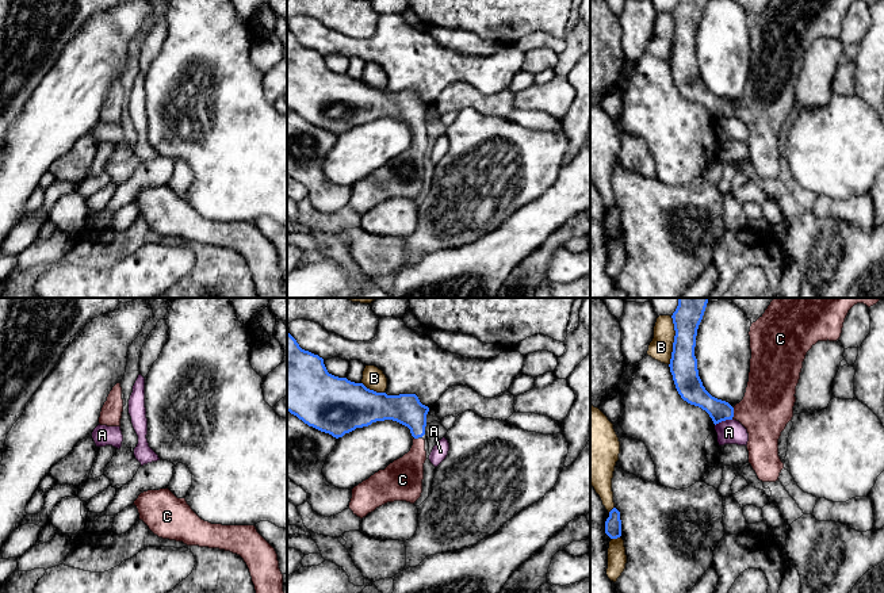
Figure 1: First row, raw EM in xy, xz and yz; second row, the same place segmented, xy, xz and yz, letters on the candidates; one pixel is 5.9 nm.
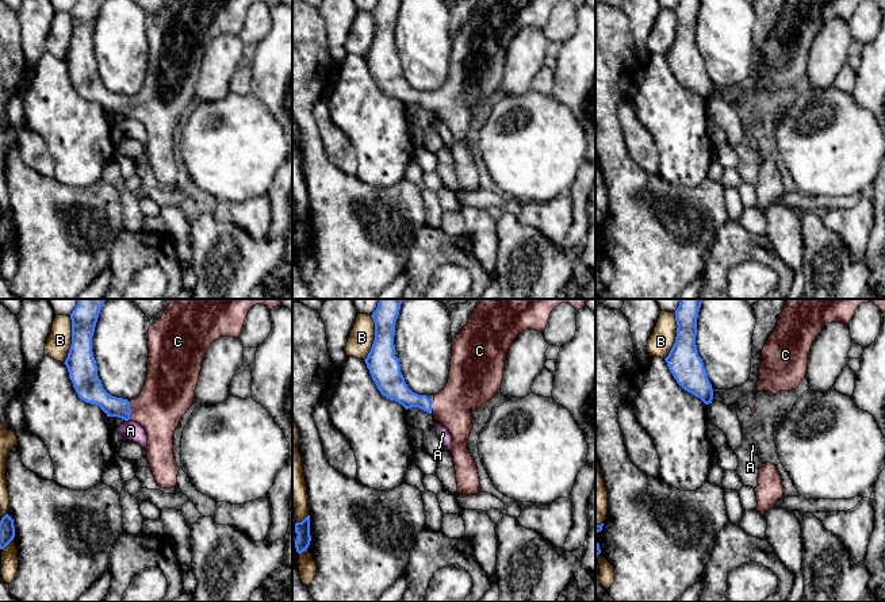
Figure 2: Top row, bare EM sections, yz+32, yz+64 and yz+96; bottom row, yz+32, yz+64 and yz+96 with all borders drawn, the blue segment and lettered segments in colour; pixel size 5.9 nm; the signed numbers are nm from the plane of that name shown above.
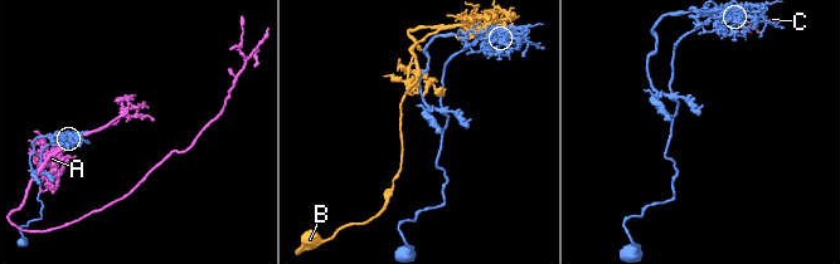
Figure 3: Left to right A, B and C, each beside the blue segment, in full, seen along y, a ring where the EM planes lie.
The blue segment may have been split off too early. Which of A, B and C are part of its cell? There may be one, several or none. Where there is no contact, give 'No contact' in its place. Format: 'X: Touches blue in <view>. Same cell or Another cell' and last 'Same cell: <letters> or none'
A: Touches blue in yz. Another cell
B: Touches blue in yz. Another cell
C: Touches blue in yz. Same cell
Same cell: C

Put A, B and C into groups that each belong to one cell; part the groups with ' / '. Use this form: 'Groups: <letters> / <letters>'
Groups: A / B / C

